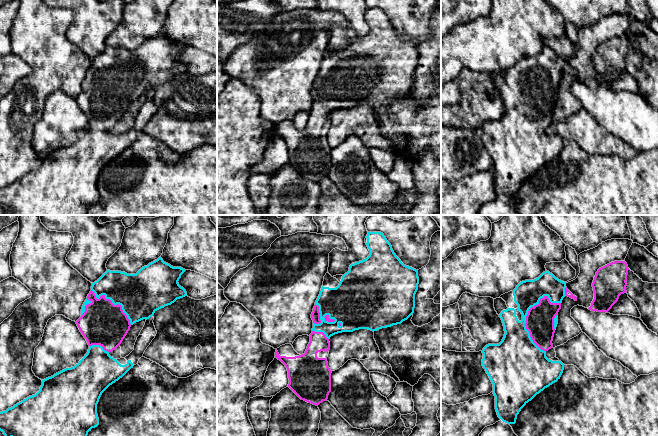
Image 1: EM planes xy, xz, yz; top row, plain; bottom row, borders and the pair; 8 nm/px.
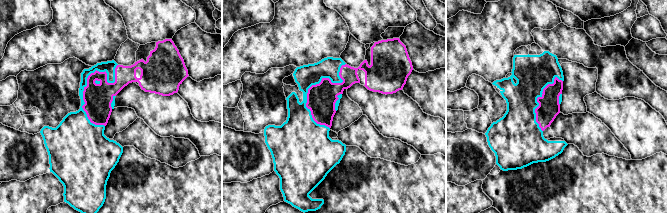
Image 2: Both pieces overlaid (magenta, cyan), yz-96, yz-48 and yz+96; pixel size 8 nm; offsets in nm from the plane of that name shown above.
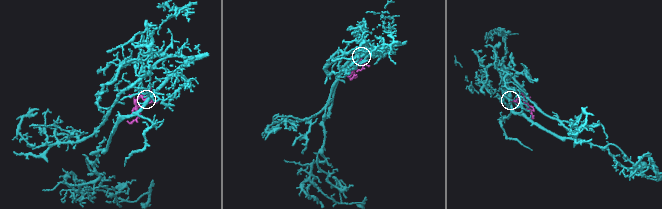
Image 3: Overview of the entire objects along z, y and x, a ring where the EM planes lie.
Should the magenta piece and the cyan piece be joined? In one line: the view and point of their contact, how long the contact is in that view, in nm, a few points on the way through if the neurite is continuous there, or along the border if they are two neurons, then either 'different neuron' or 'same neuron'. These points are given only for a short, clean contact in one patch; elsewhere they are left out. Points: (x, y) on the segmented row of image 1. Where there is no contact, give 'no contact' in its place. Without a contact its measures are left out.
contact yz (526, 322); length 460 nm; same neuron

